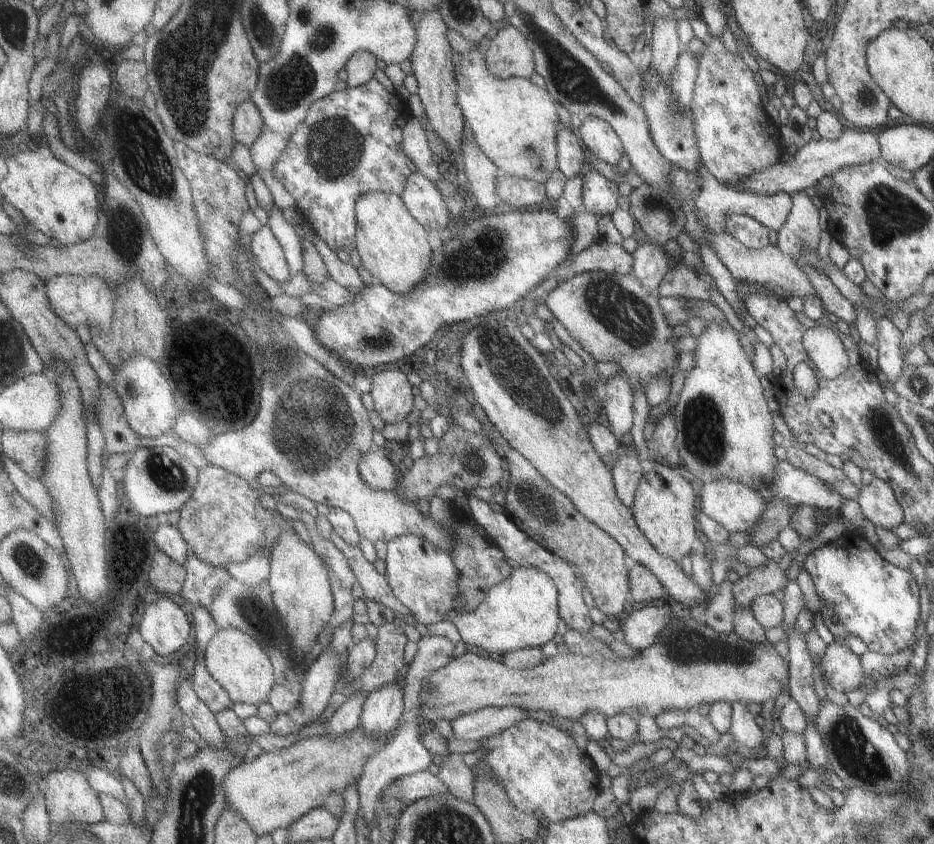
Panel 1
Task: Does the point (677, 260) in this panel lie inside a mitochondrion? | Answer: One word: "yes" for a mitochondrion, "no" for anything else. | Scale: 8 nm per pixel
no

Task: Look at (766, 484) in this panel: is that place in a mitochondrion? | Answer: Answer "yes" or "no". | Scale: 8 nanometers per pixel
no

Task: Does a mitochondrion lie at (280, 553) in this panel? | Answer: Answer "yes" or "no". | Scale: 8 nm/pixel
no

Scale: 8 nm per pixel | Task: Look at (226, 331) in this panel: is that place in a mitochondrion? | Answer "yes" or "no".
no

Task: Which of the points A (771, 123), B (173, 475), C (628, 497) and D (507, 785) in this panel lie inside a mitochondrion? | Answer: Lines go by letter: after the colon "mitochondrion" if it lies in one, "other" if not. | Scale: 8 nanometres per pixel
A: other
B: mitochondrion
C: other
D: other

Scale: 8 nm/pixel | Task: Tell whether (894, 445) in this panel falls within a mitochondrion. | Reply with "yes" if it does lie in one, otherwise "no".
yes

